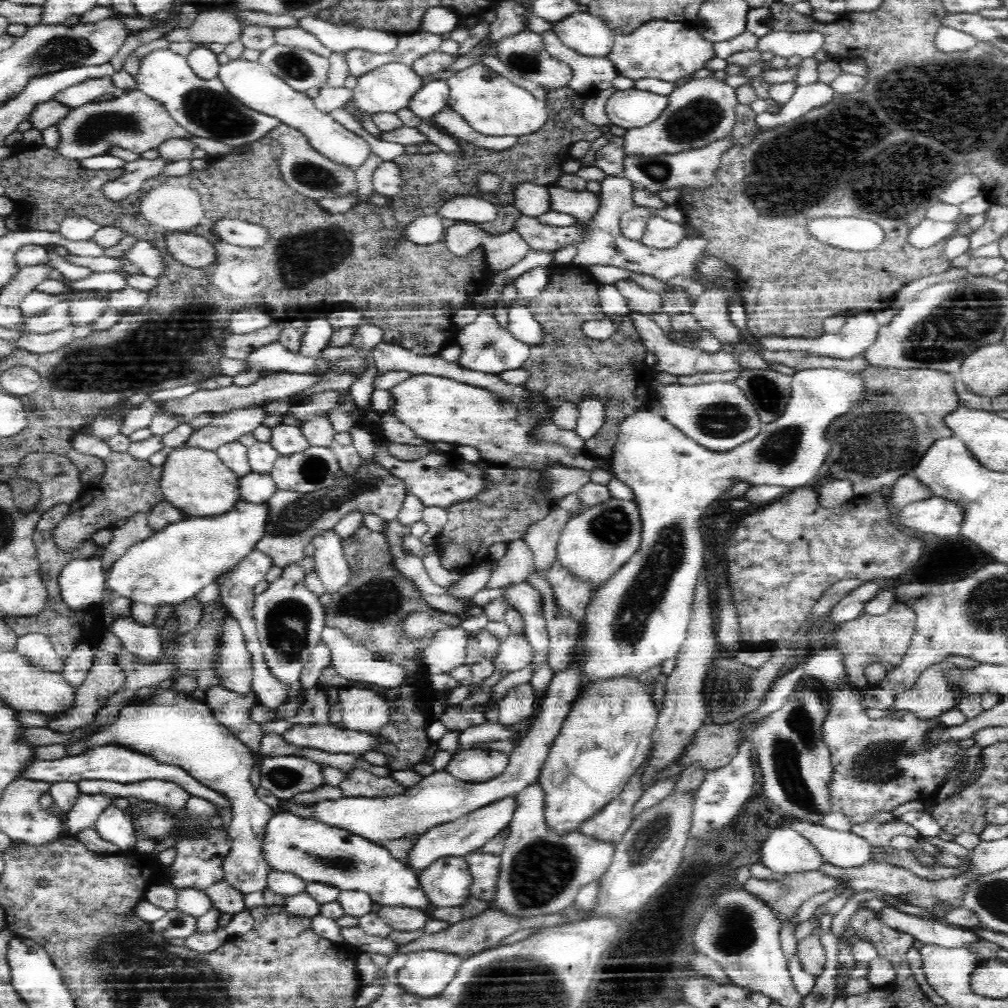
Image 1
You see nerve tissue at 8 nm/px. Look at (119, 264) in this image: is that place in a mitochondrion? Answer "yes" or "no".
no

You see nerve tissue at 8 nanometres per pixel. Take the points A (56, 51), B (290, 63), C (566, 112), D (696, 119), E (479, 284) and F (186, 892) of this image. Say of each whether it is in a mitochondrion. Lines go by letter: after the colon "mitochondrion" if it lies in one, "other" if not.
A: mitochondrion
B: mitochondrion
C: other
D: mitochondrion
E: other
F: other

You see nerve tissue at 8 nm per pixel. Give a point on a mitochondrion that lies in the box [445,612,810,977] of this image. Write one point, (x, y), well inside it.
(542, 869)

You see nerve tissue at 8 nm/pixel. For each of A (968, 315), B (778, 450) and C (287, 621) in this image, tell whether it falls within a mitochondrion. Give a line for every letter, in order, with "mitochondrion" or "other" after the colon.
A: mitochondrion
B: mitochondrion
C: mitochondrion

